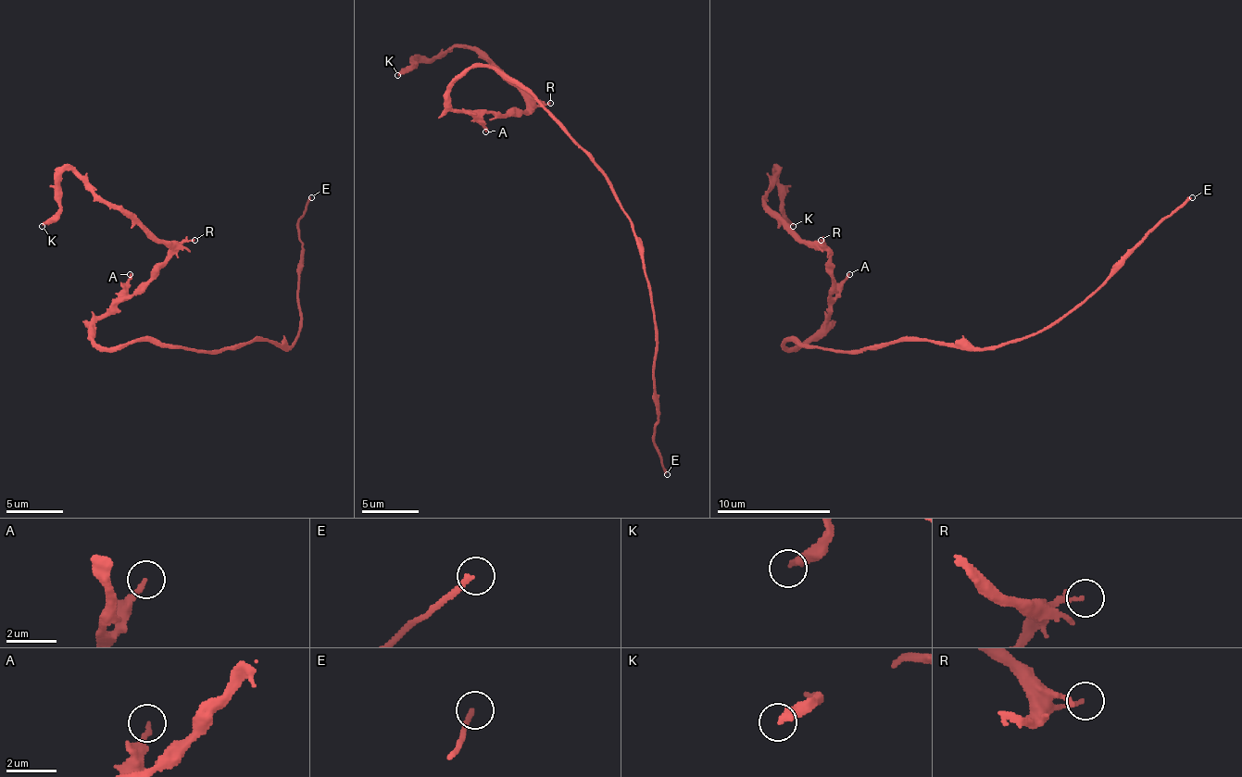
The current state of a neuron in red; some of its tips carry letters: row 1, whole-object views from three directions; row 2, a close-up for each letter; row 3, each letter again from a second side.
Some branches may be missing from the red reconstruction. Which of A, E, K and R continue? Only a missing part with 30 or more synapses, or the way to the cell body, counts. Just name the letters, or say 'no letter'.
E

